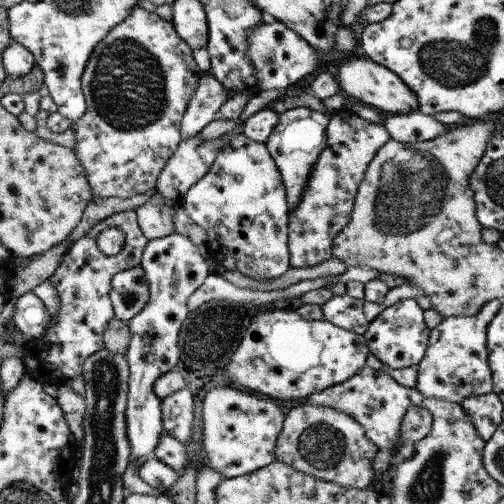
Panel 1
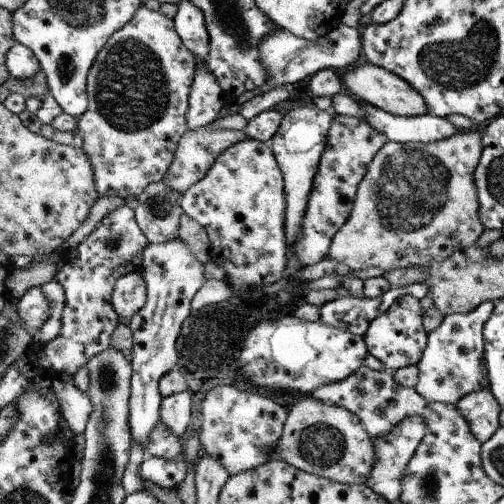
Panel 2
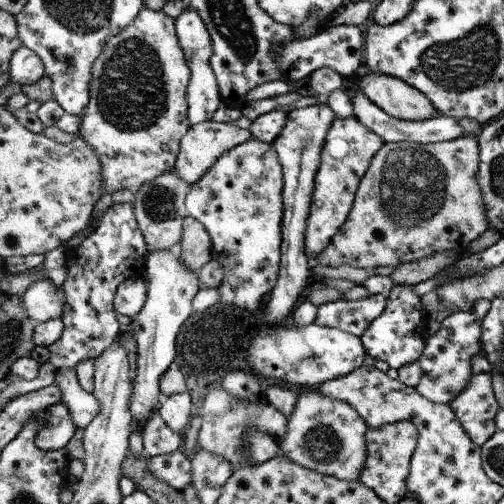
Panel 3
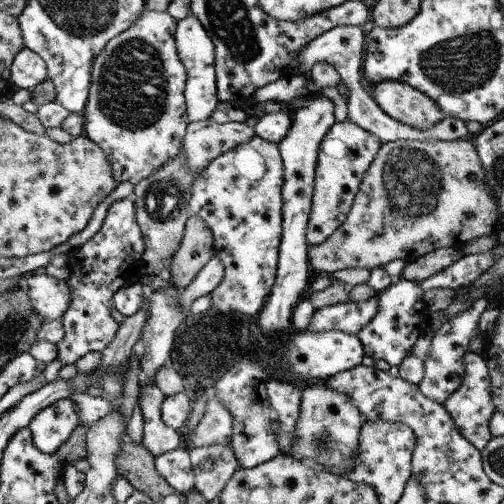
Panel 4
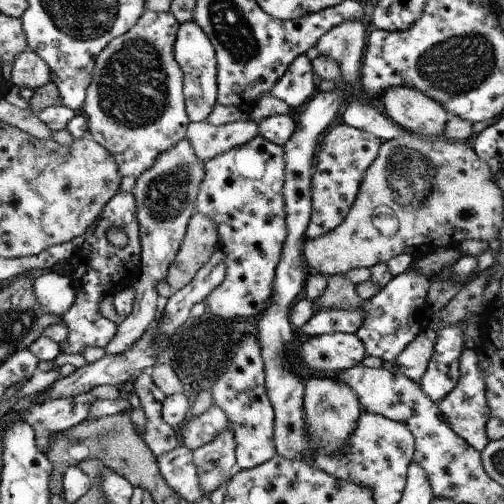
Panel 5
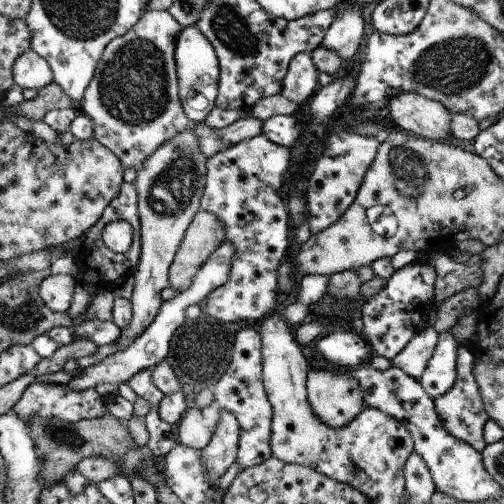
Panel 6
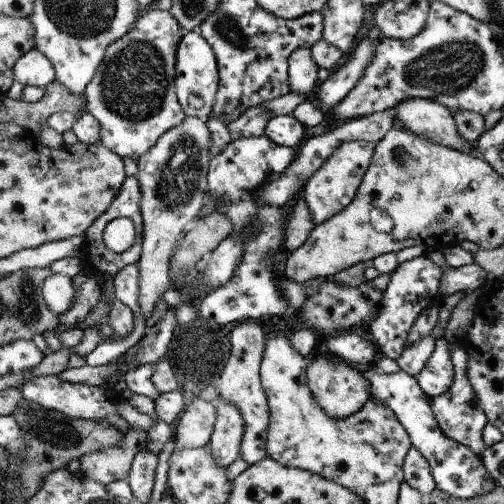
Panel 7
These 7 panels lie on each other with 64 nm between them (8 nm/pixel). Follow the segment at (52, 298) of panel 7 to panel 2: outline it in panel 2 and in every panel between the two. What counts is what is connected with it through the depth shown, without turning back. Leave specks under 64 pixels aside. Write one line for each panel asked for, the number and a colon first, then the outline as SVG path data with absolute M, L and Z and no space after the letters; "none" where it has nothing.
2: M41 286L29 288L19 300L17 300L17 316L23 322L23 328L33 336L35 330L39 330L47 318L49 318L49 306L41 292Z
3: M41 278L27 286L23 294L23 306L27 316L39 324L45 320L55 320L63 316L65 308L65 292L63 286L55 288L49 278Z
4: M45 272L29 274L23 280L35 312L47 322L61 320L61 316L69 310L73 298L67 280L51 278Z
5: M55 272L33 274L33 290L39 304L59 318L67 314L67 310L75 304L77 298L69 274L55 274Z
6: M47 276L39 286L41 300L53 310L55 314L65 314L71 306L73 294L75 294L75 278L73 276Z

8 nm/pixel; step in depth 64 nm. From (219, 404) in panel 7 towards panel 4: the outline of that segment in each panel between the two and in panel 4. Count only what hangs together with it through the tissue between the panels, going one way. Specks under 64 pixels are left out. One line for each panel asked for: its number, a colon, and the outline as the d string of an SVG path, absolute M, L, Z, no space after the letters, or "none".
4: M223 444L191 448L189 462L193 466L197 492L205 496L209 502L221 494L221 490L239 466L233 448Z
5: M231 424L223 430L223 434L215 436L209 444L193 450L193 462L199 470L199 482L209 496L221 482L229 478L231 466L235 460L235 430Z
6: M221 410L219 424L209 440L209 444L201 450L201 462L207 470L207 478L211 484L217 484L217 480L225 474L225 470L237 462L237 444L239 444L239 422L237 418Z

